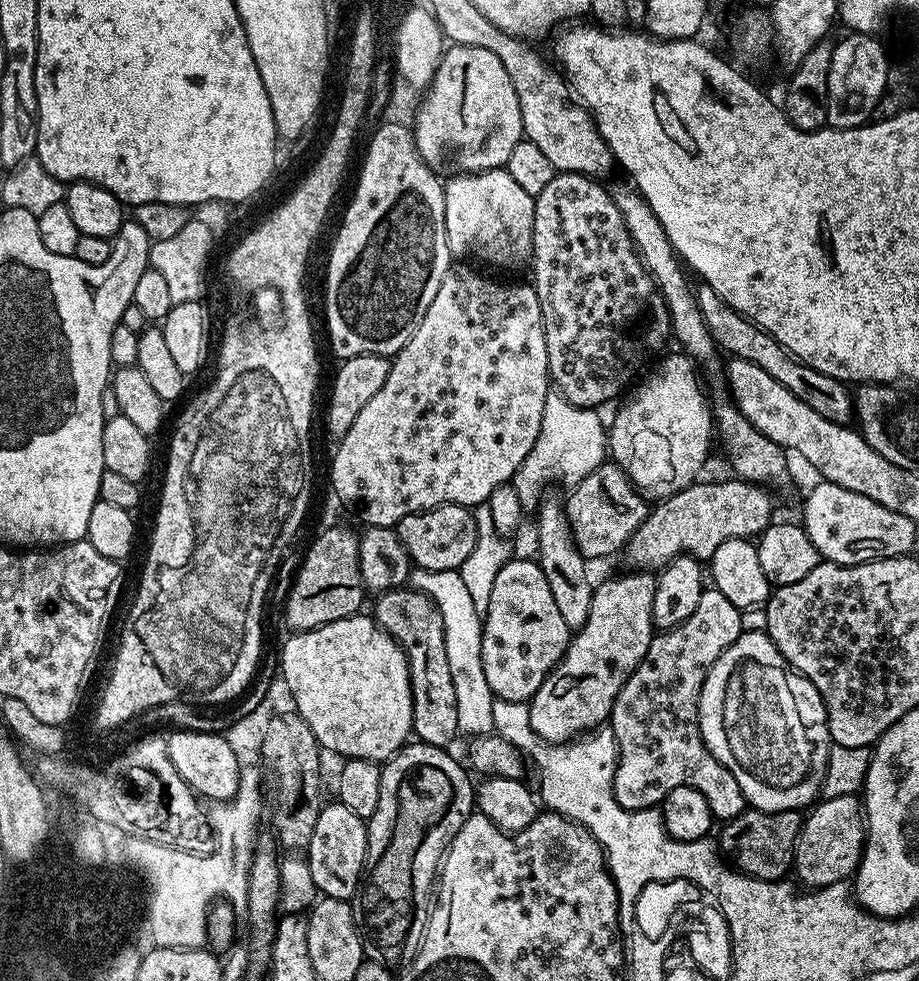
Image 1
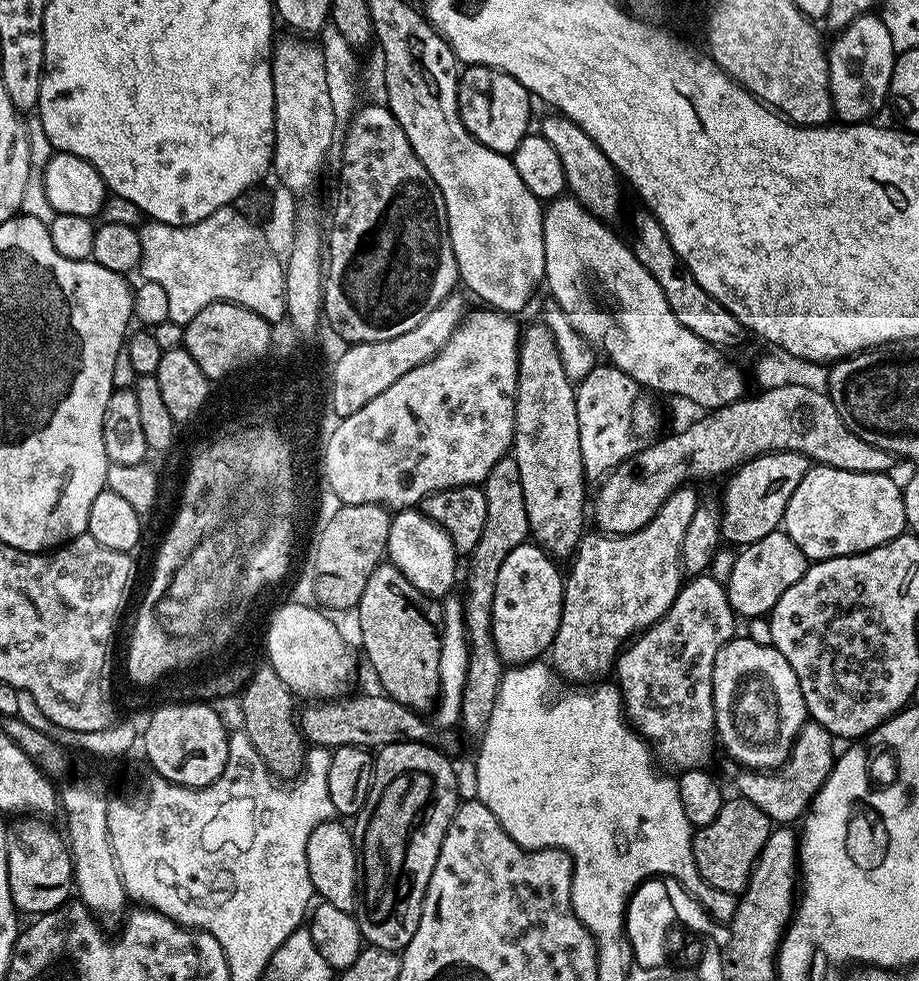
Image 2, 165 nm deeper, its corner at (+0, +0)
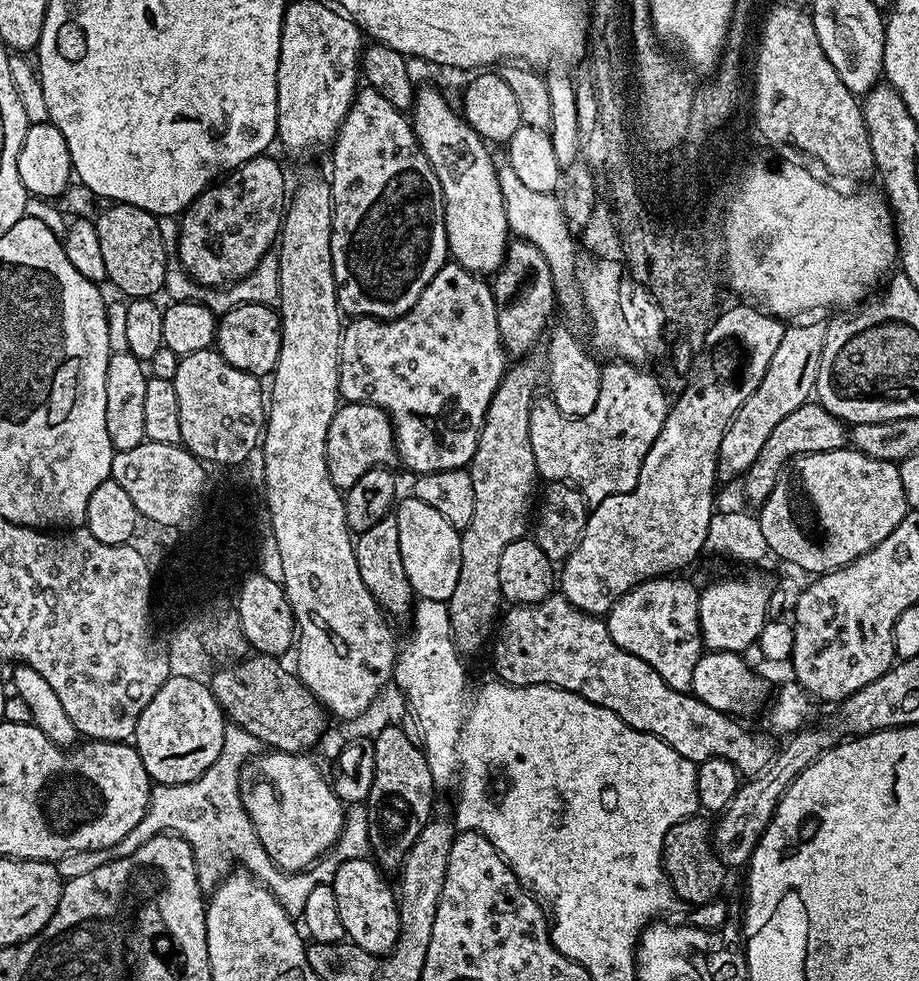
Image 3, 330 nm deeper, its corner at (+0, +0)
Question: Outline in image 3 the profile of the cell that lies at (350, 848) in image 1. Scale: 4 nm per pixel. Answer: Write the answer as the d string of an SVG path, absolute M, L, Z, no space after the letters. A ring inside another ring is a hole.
M371 859L351 860L342 862L332 882L334 898L338 898L338 918L342 918L345 937L351 943L357 944L362 950L366 950L375 956L386 956L392 951L398 942L400 925L398 923L398 896L386 881L380 880L380 872L371 864Z

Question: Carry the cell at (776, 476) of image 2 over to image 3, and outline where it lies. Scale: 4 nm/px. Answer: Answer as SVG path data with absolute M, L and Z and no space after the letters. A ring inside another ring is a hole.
M809 402L798 406L794 414L786 414L786 418L782 418L782 422L774 426L774 431L770 433L770 438L766 438L766 443L762 445L758 458L754 458L754 462L744 473L742 481L747 503L752 506L764 504L766 498L770 498L770 490L774 490L774 482L778 482L780 472L795 456L833 452L845 447L845 444L845 421L837 420L836 416L827 412L819 402Z

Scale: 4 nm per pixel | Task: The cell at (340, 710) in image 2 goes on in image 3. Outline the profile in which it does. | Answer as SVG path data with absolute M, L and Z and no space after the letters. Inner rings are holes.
M264 653L249 655L241 661L219 667L211 675L210 687L225 717L231 723L240 725L256 736L261 745L273 751L304 754L321 743L324 731L328 727L328 720L326 720L328 714L317 697L301 682L295 671L280 666L280 663L277 657Z

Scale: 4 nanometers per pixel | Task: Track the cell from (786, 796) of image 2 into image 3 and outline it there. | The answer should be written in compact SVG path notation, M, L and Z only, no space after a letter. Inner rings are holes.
M553 594L544 600L539 600L537 604L518 604L507 609L503 615L499 617L498 627L494 632L494 639L490 644L490 652L492 648L492 664L496 667L496 672L501 681L506 684L513 684L516 688L525 688L526 686L534 686L535 684L548 684L552 688L561 688L567 692L578 694L582 698L586 698L590 702L594 702L598 706L602 706L606 710L610 710L614 714L618 714L618 718L622 718L622 722L626 722L626 726L630 726L634 730L642 730L646 734L654 734L654 738L662 738L662 742L666 742L666 746L670 746L674 750L678 750L678 754L682 754L682 758L686 758L696 765L706 762L711 756L714 758L726 758L726 762L730 762L740 771L741 777L756 777L765 766L775 758L778 751L778 744L771 740L771 735L763 736L760 732L747 732L742 725L739 724L735 715L723 712L722 710L714 710L714 706L706 706L706 702L702 702L693 696L691 692L679 692L670 686L666 686L666 682L662 678L662 674L658 674L658 670L654 670L654 666L650 666L646 662L642 662L642 658L638 658L634 654L630 654L626 650L622 650L614 642L614 638L610 638L610 630L607 623L601 617L592 616L588 612L575 608L565 596Z

